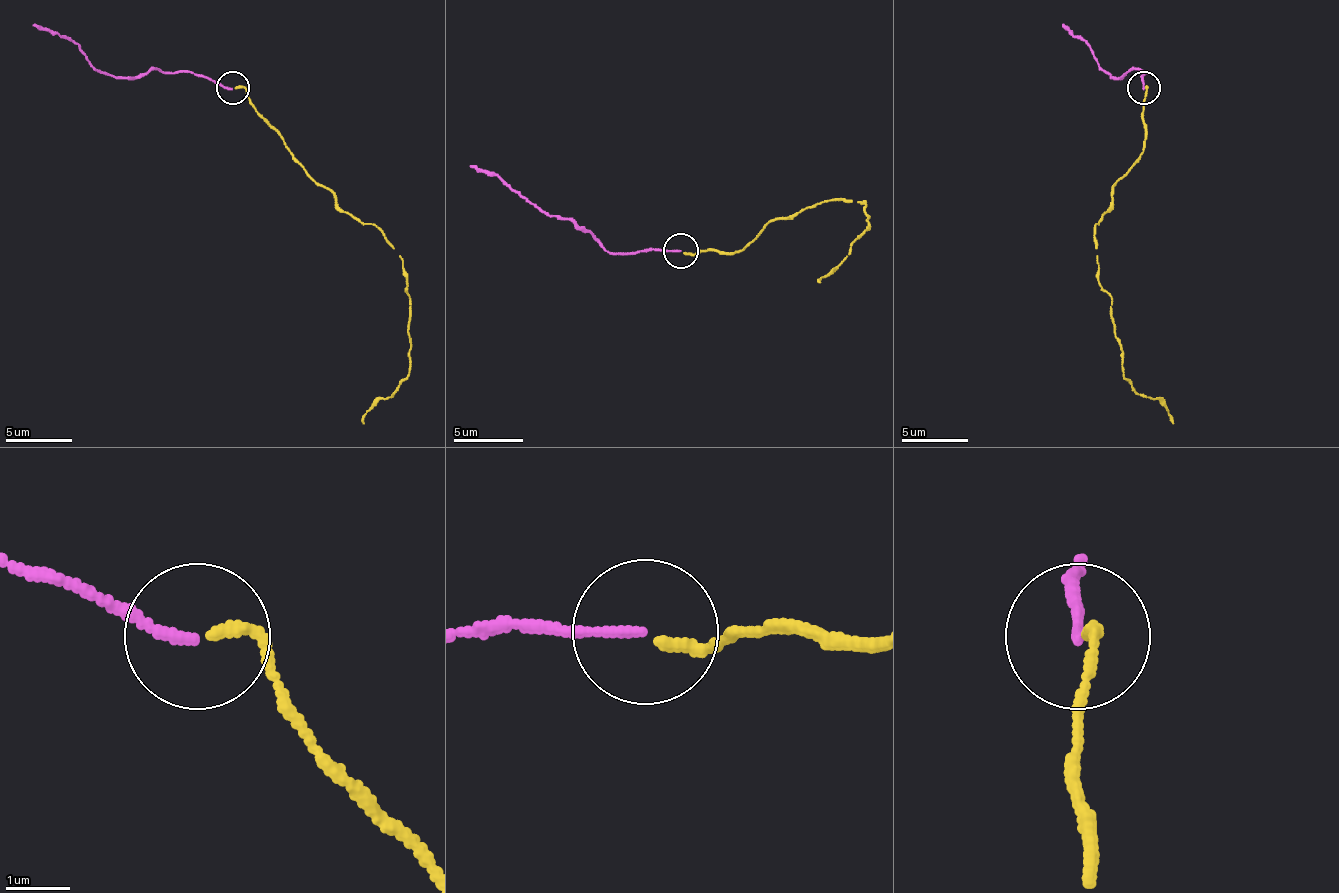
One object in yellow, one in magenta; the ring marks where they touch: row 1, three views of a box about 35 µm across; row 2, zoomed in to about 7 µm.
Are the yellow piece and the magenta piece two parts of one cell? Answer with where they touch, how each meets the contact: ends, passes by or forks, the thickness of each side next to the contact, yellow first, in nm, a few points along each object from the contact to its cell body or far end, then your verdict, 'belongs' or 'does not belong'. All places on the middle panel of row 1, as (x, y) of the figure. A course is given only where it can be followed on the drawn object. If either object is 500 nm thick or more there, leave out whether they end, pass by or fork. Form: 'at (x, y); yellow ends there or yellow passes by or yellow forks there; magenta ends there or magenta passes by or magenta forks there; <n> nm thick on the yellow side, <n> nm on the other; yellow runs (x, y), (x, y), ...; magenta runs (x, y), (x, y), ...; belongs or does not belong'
at (681, 251); yellow ends there; magenta ends there; 160 nm thick on the yellow side, 150 nm on the other; yellow runs (683, 253), (736, 253), (778, 218), (792, 218), (802, 208), (827, 201), (865, 204), (869, 229), (820, 281); magenta runs (680, 250), (610, 253), (568, 218), (544, 215), (516, 190), (470, 166); belongs

